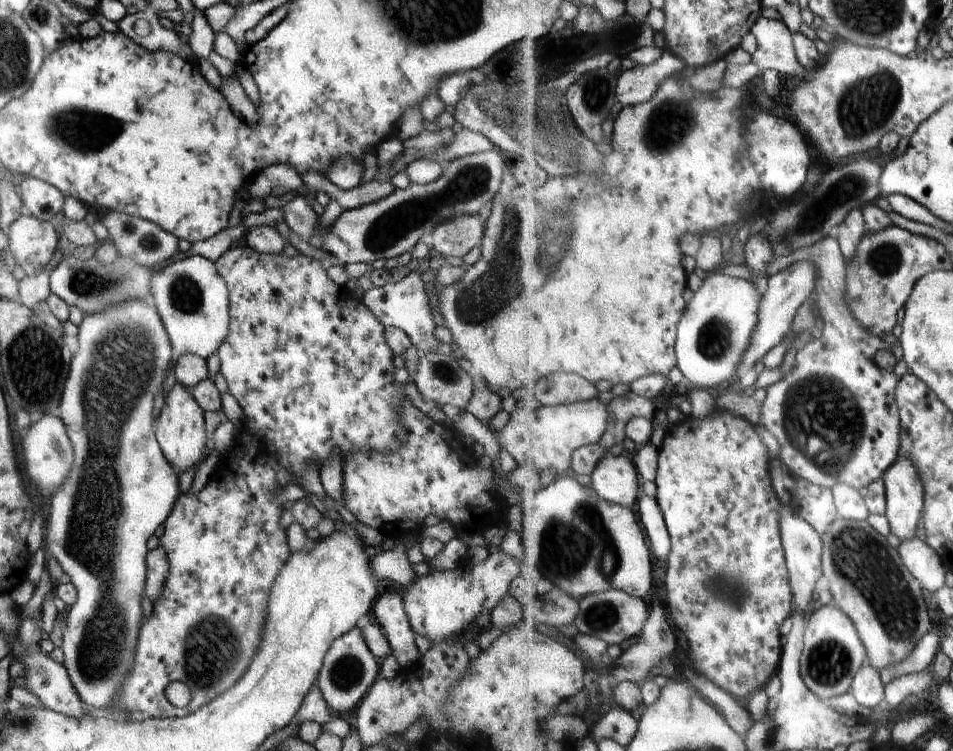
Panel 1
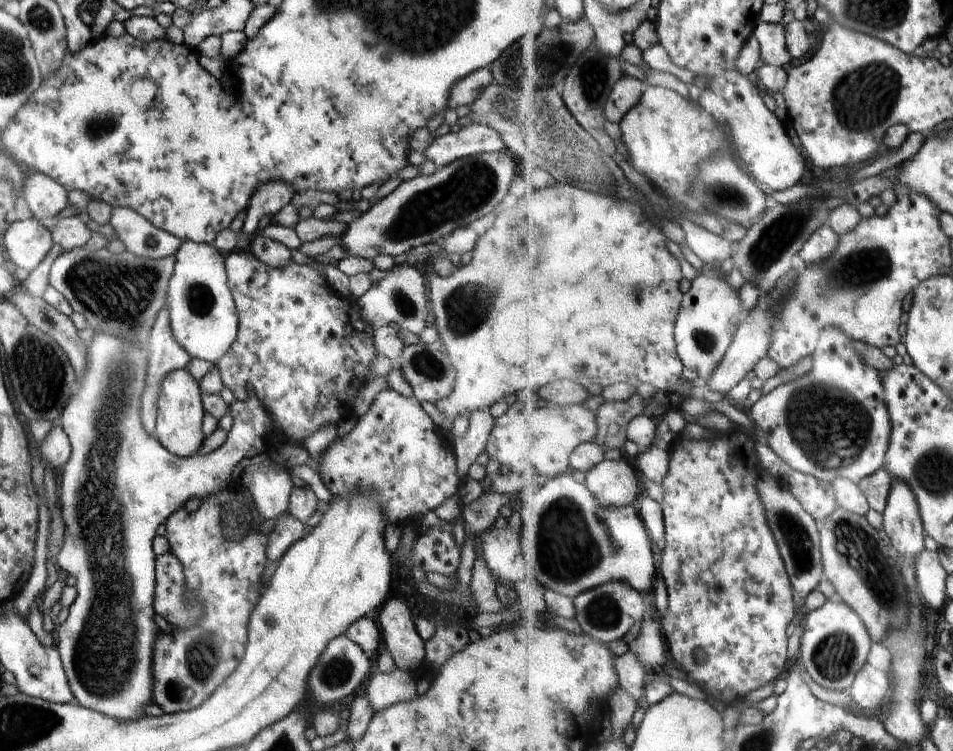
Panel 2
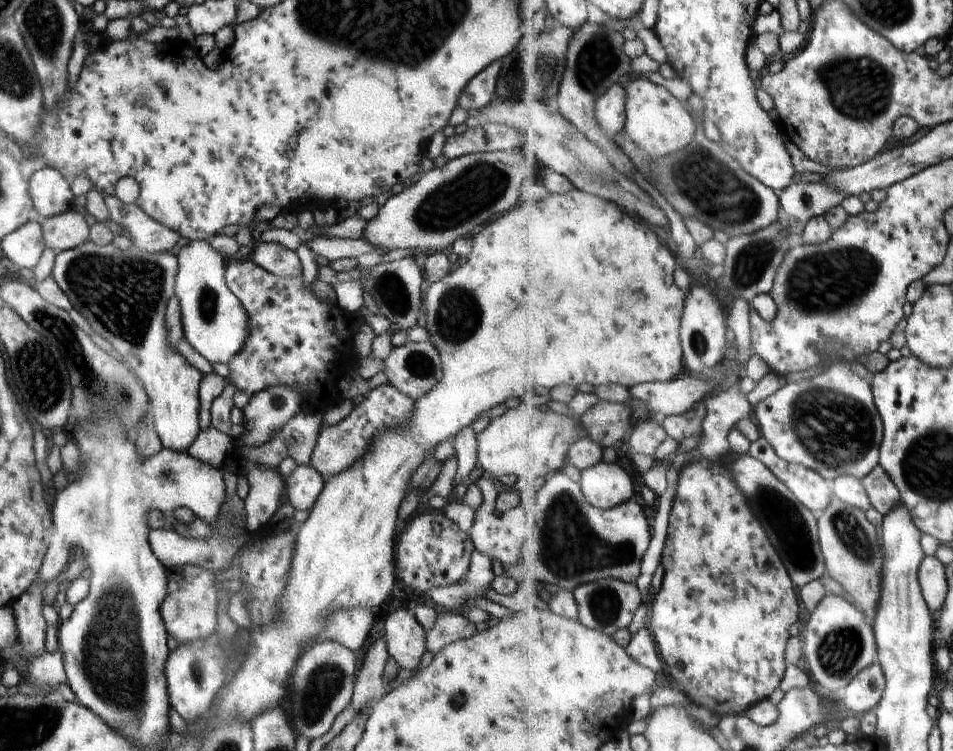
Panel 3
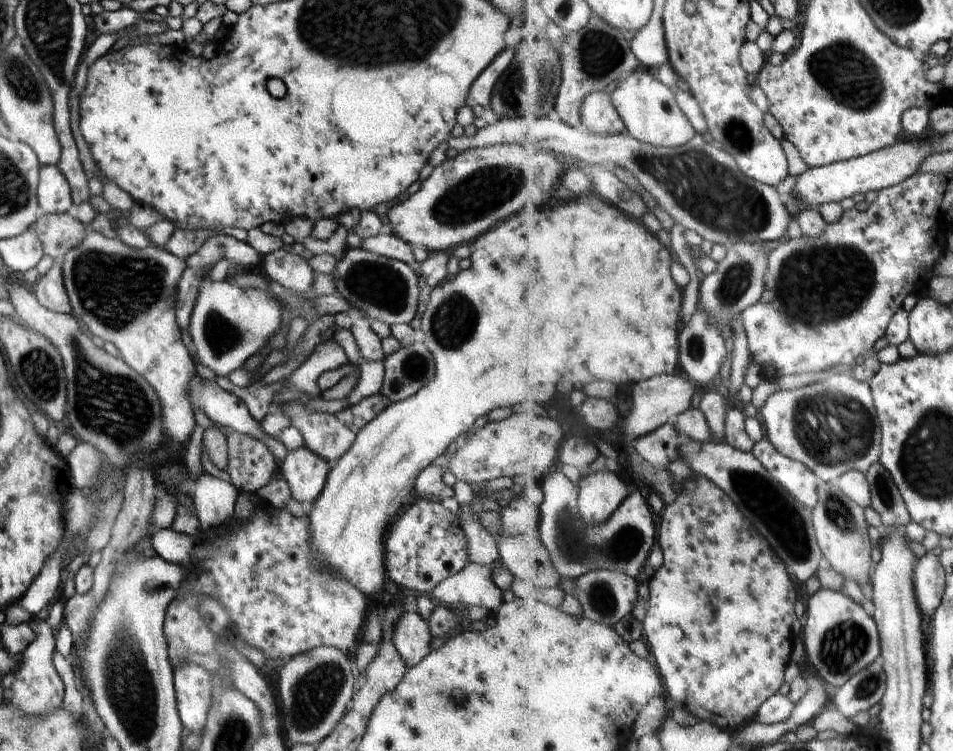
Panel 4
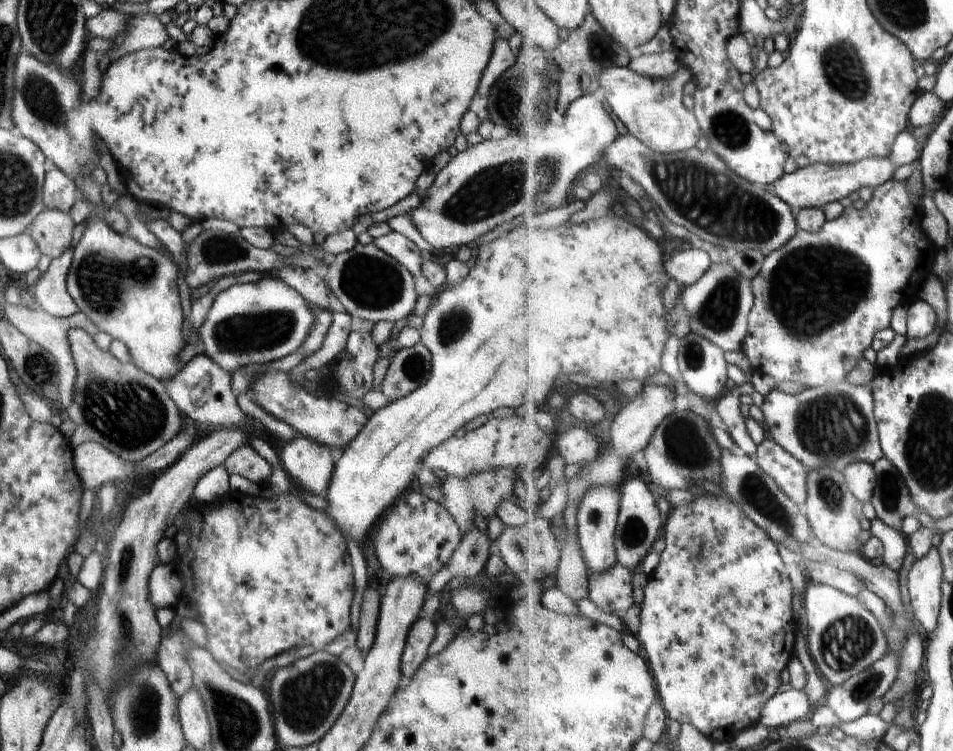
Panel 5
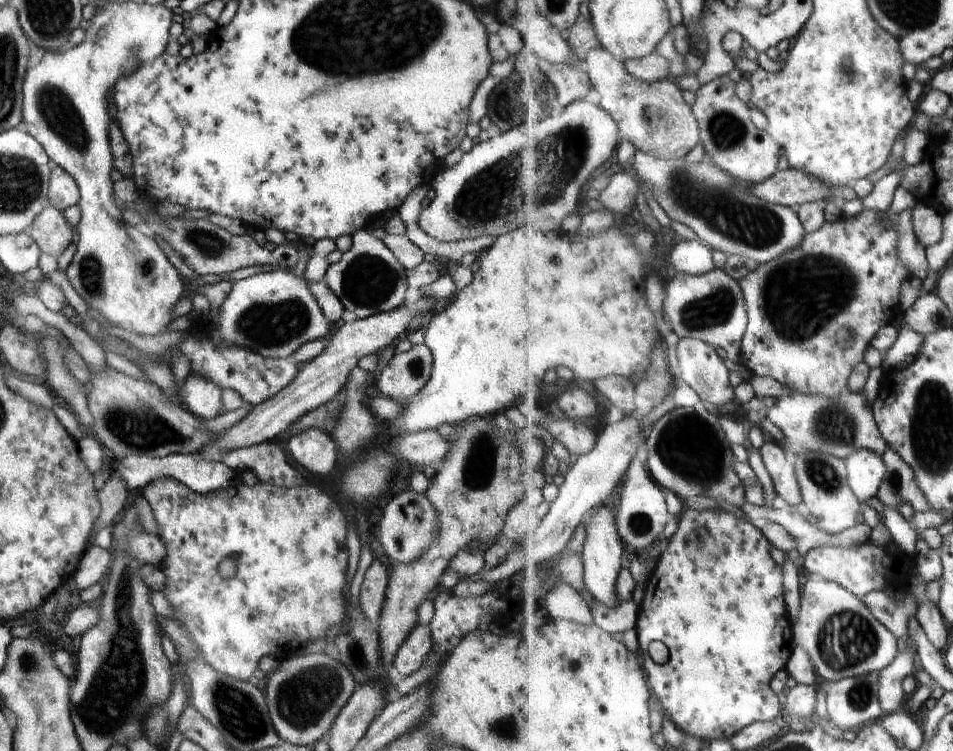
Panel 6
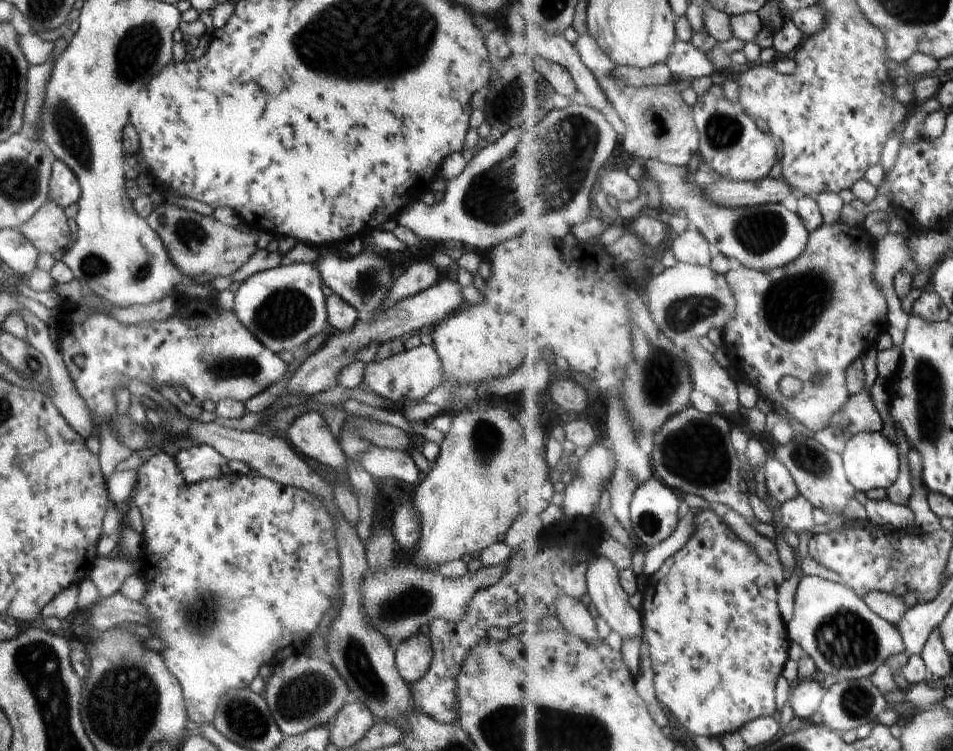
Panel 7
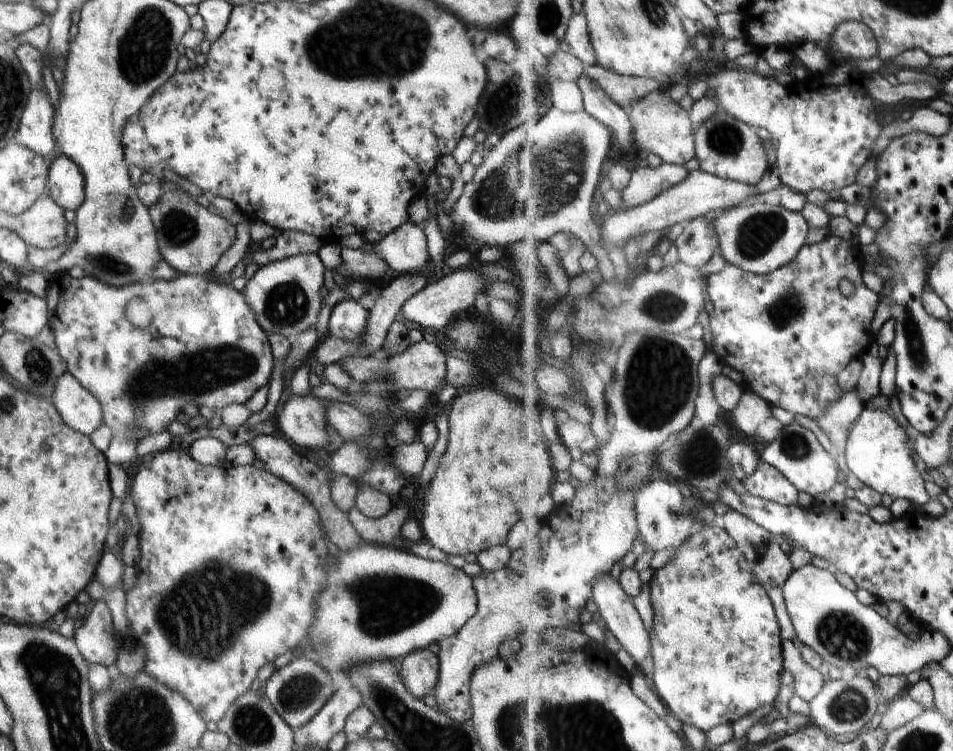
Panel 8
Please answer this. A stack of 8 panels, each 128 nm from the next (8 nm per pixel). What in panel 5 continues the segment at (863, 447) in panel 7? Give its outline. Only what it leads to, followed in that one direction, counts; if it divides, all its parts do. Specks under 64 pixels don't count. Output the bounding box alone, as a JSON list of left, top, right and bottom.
[844,462,878,503]

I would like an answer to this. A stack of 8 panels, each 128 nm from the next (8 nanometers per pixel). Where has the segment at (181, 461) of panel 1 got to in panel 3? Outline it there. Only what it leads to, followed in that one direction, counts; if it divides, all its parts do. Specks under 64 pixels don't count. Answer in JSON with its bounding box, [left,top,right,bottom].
[52,241,202,452]

